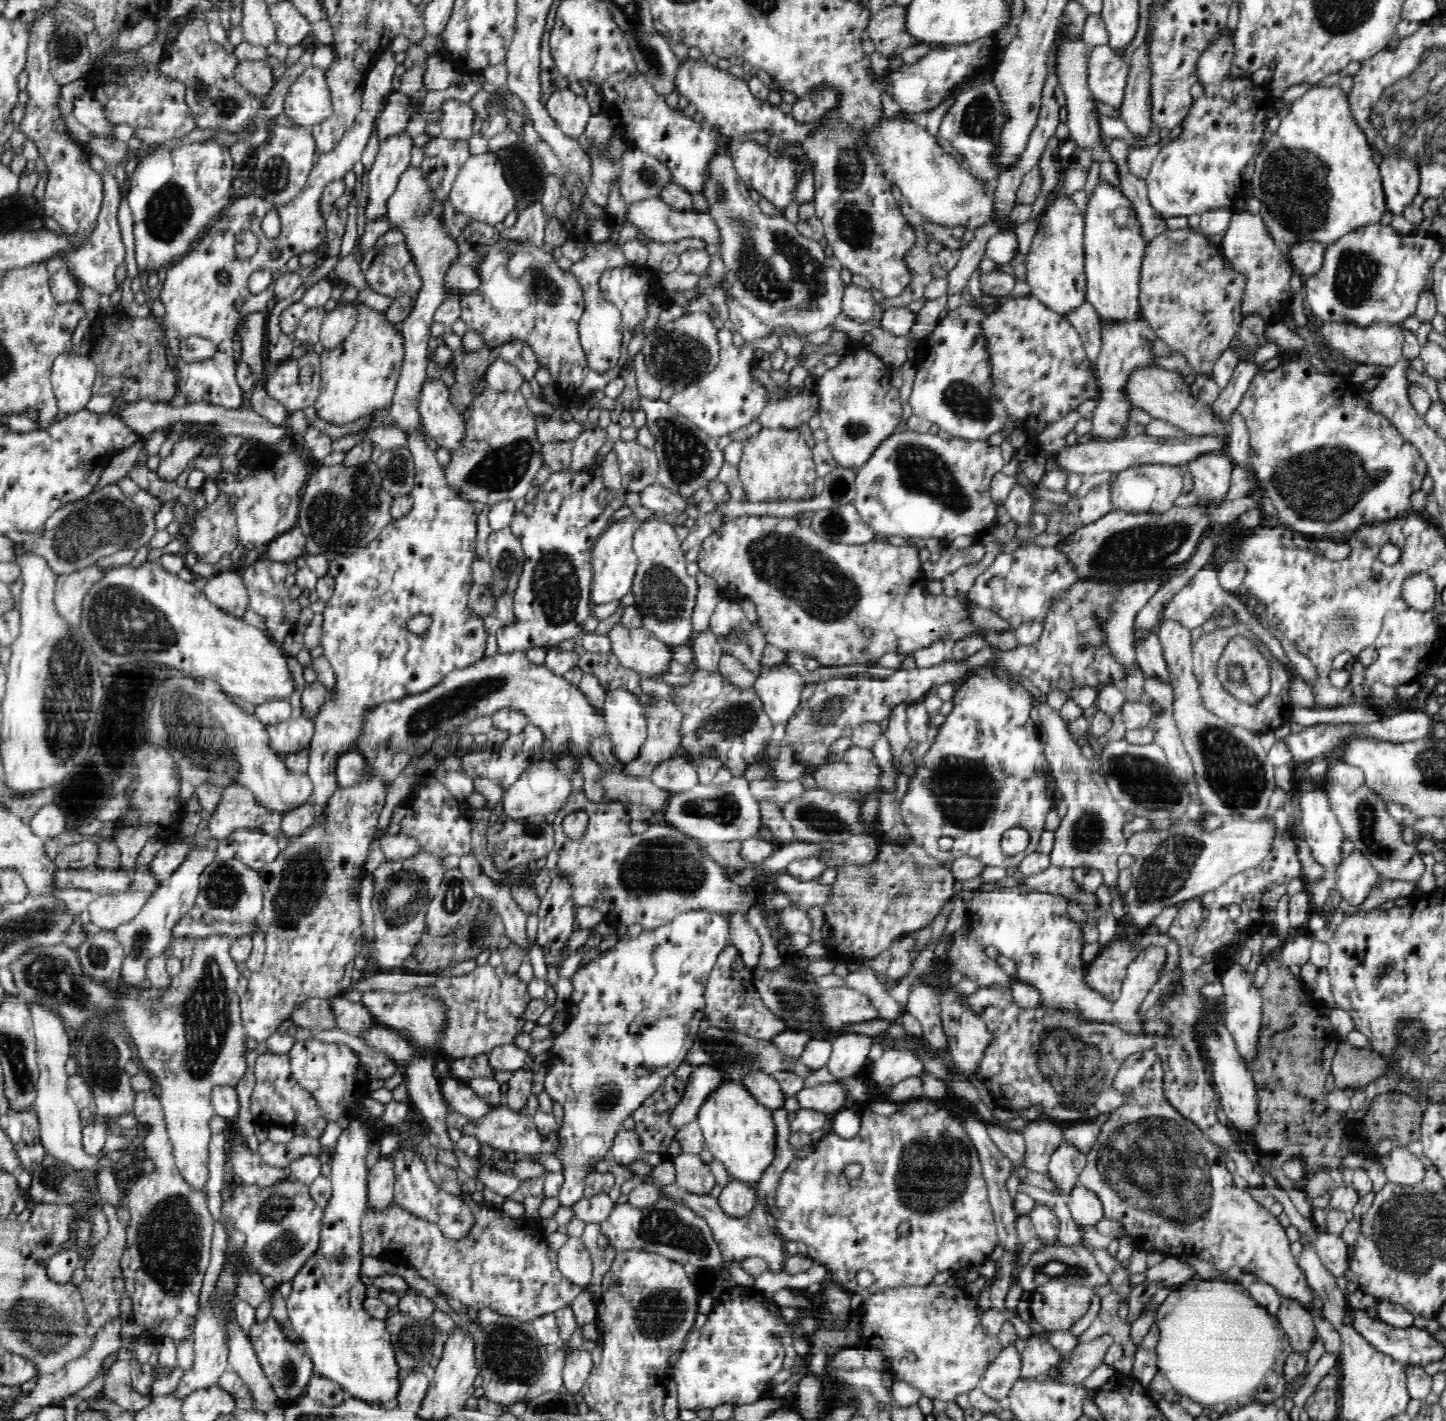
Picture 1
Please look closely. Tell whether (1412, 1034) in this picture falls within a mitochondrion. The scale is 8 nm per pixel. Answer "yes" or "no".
yes

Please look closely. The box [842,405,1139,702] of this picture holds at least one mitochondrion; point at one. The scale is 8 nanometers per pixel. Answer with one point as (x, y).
(922, 470)

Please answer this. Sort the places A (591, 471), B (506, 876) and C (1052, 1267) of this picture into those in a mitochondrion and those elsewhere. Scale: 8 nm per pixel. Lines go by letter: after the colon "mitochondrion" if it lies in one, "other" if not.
A: other
B: other
C: mitochondrion

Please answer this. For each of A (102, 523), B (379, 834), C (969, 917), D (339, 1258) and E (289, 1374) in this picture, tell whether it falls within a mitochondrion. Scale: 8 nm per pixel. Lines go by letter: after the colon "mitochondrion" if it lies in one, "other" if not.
A: mitochondrion
B: other
C: other
D: mitochondrion
E: mitochondrion

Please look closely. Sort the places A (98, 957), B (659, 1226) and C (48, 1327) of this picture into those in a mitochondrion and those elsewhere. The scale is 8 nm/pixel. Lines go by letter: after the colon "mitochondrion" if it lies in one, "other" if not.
A: mitochondrion
B: mitochondrion
C: mitochondrion

